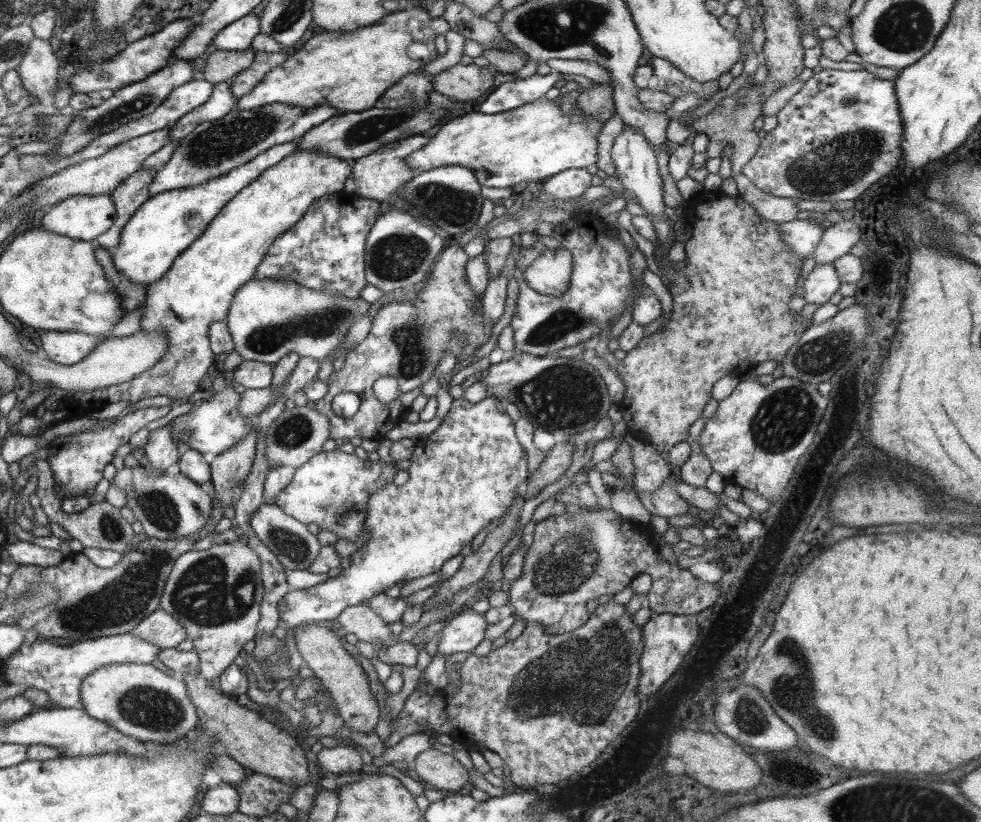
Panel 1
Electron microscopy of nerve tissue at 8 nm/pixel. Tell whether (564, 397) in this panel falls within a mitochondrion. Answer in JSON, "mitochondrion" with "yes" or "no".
{"mitochondrion":"yes"}

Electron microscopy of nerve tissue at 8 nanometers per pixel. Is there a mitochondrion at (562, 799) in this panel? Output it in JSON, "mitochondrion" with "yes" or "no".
{"mitochondrion":"no"}

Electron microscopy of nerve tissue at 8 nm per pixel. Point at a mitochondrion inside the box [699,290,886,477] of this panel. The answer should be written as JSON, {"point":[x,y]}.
{"point":[783,419]}

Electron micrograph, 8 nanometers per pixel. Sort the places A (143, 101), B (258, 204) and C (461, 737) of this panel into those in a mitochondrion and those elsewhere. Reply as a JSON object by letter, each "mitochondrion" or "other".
{"A":"mitochondrion","B":"other","C":"other"}

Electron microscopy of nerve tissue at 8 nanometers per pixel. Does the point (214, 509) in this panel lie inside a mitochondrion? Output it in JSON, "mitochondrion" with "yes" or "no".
{"mitochondrion":"no"}

